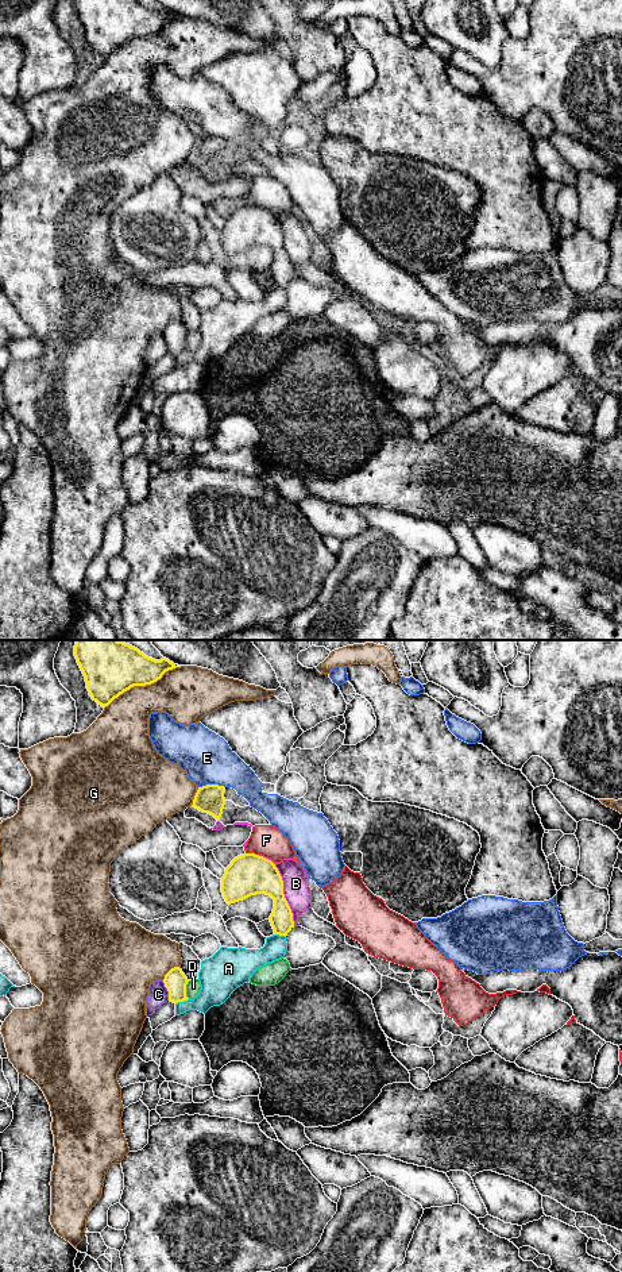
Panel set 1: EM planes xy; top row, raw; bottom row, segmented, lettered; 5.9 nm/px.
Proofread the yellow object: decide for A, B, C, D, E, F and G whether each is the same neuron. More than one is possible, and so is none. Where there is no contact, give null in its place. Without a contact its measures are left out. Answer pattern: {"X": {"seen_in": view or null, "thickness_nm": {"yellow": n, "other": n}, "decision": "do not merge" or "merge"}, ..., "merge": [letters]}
{"A": {"seen_in": "xy", "thickness_nm": {"yellow": 130, "other": 220}, "decision": "do not merge"}, "B": {"seen_in": "xy", "thickness_nm": {"yellow": 240, "other": 160}, "decision": "do not merge"}, "C": {"seen_in": "xy", "thickness_nm": {"yellow": 130, "other": 120}, "decision": "do not merge"}, "D": {"seen_in": "xy", "thickness_nm": {"yellow": 130, "other": 90}, "decision": "do not merge"}, "E": {"seen_in": "xy", "thickness_nm": {"yellow": 170, "other": 300}, "decision": "do not merge"}, "F": {"seen_in": "xy", "thickness_nm": {"yellow": 240, "other": 190}, "decision": "do not merge"}, "G": {"seen_in": "xy", "thickness_nm": {"yellow": 320, "other": 280}, "decision": "do not merge"}, "merge": []}

